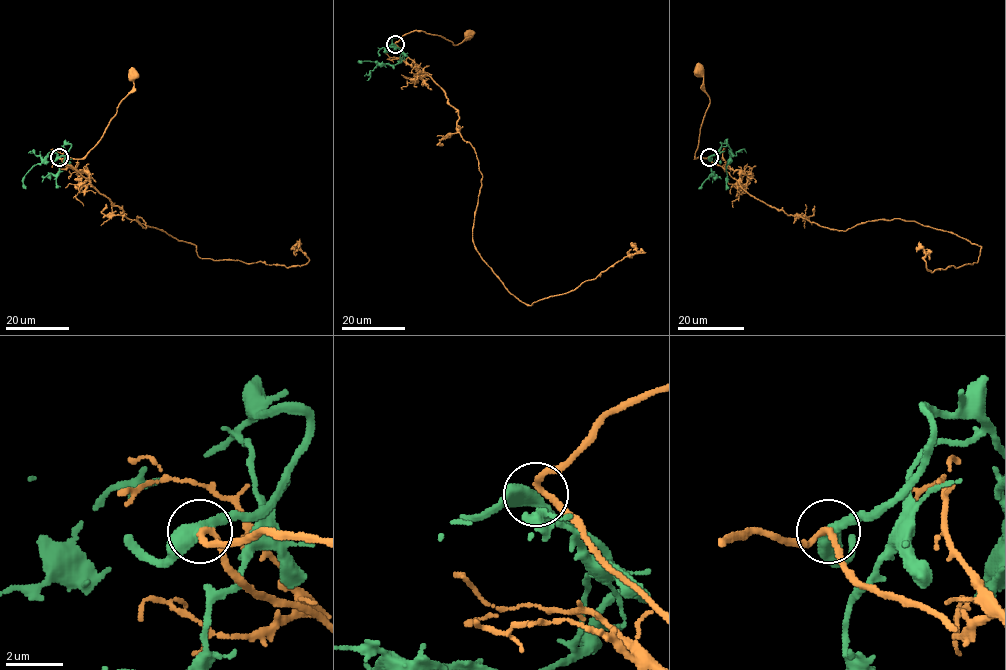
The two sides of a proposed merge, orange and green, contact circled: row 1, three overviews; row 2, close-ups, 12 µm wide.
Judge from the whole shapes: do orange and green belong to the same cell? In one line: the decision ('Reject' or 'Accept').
Reject

